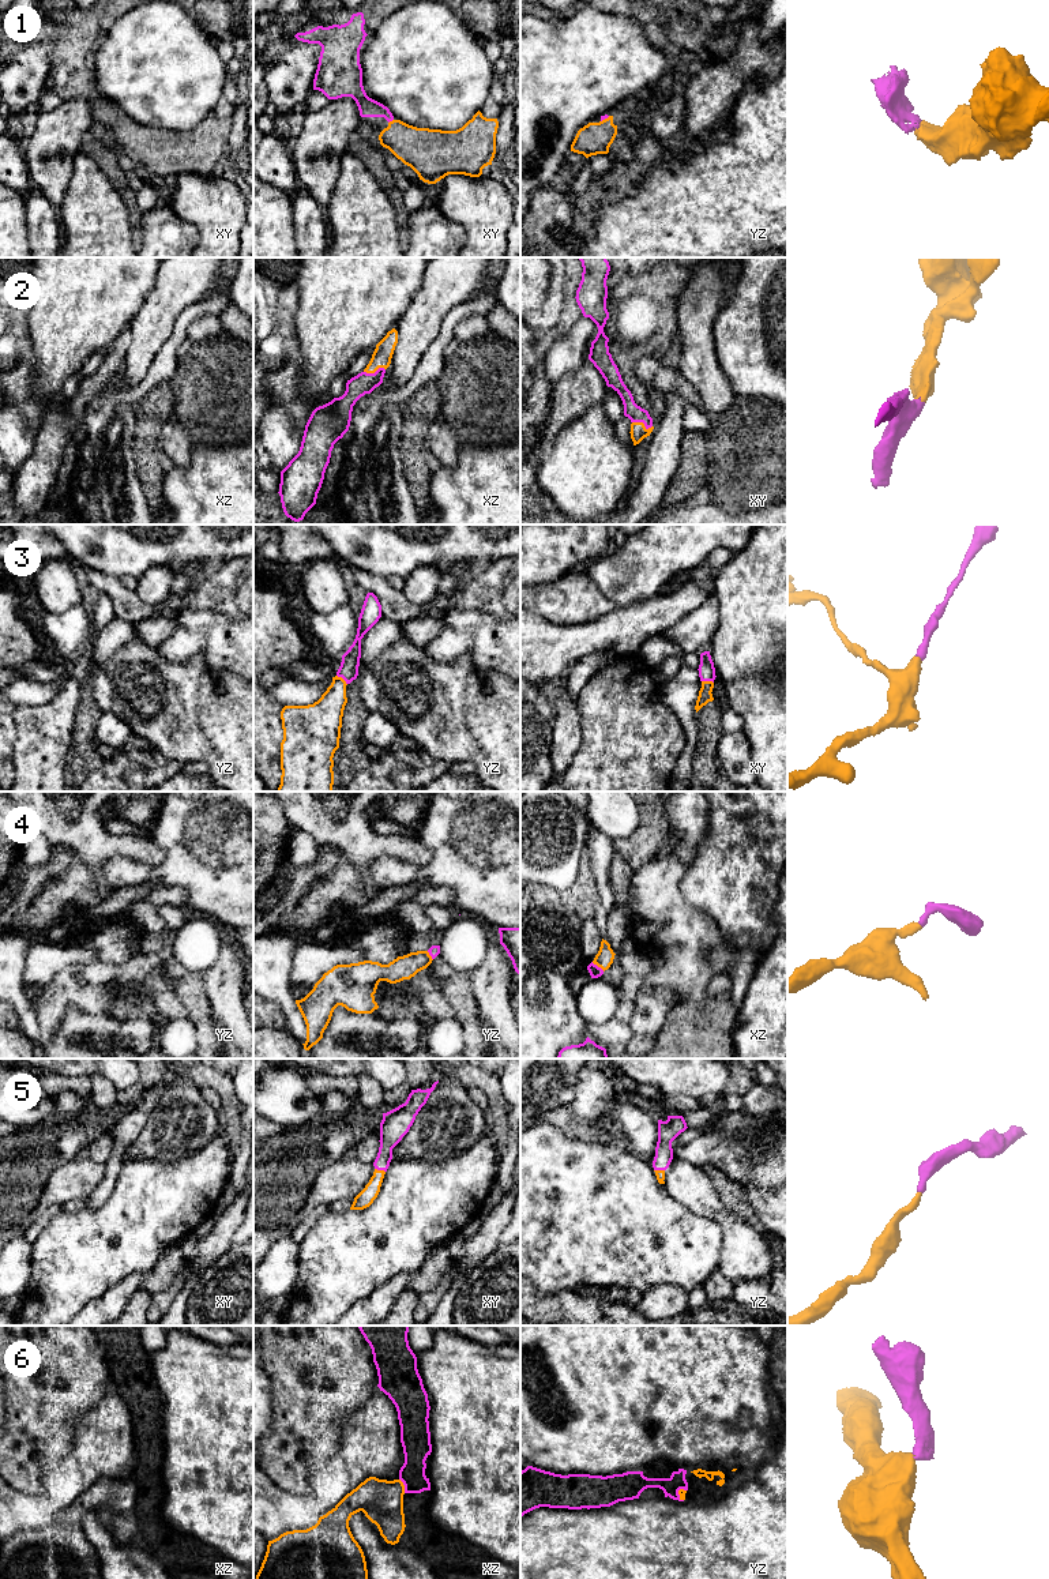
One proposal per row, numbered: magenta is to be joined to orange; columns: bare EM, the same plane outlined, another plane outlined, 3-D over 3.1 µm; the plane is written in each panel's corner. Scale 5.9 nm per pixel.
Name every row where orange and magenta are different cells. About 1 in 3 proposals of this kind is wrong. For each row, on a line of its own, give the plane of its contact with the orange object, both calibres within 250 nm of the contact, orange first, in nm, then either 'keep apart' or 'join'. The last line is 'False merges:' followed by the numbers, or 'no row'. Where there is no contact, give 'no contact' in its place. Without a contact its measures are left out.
1: meets orange in xy; 260 nm thick on the orange side, 110 nm on the other; join
2: meets orange in xy; 100 nm thick on the orange side, 100 nm on the other; join
3: meets orange in yz; 200 nm thick on the orange side, 110 nm on the other; join
4: meets orange in xz; 100 nm thick on the orange side, 70 nm on the other; join
5: meets orange in xy; 100 nm thick on the orange side, 140 nm on the other; join
6: meets orange in xz; 260 nm thick on the orange side, 160 nm on the other; keep apart
False merges: 6

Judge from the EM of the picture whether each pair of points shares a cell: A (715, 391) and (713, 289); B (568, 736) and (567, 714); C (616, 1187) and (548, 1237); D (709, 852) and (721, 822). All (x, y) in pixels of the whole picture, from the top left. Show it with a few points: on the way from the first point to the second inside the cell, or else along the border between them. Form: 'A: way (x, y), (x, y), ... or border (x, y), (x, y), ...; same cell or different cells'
A: way (700, 365), (700, 315); same cell
B: way (567, 730), (567, 720); same cell
C: way (600, 1203), (589, 1214), (571, 1214), (564, 1221); same cell
D: way (715, 845), (721, 839), (721, 829); same cell

